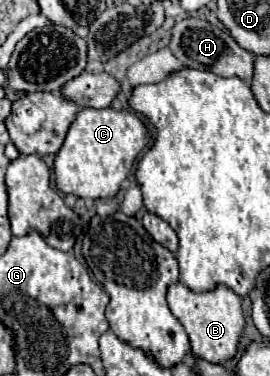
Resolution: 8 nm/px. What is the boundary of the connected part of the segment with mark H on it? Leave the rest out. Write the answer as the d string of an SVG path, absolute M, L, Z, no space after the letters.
M190 16L184 18L180 22L174 24L172 28L172 40L170 40L170 52L186 66L190 68L198 68L198 70L208 70L214 72L218 76L230 78L230 76L238 76L244 82L252 80L252 72L254 72L254 54L250 50L244 50L236 44L236 40L232 38L232 34L228 34L228 30L218 28L214 24L210 24L208 20Z

